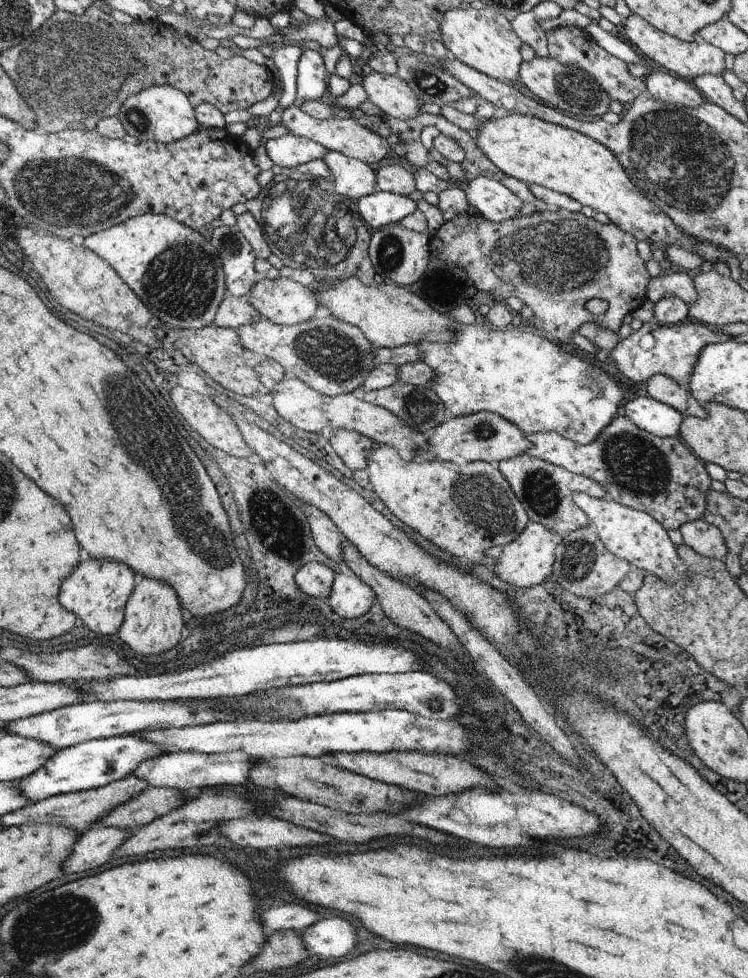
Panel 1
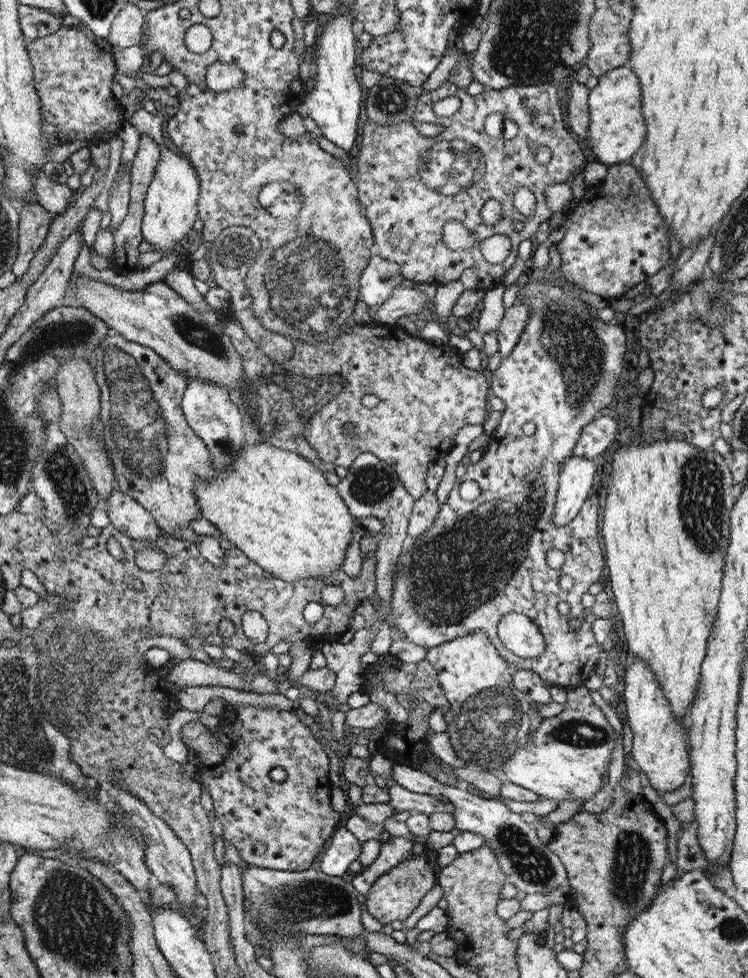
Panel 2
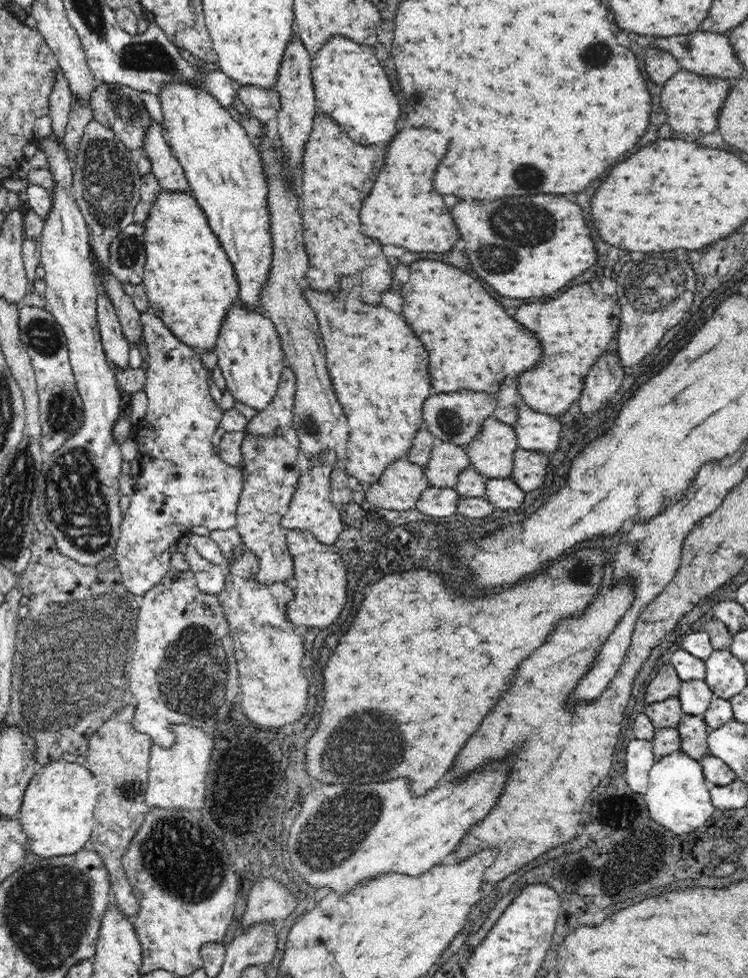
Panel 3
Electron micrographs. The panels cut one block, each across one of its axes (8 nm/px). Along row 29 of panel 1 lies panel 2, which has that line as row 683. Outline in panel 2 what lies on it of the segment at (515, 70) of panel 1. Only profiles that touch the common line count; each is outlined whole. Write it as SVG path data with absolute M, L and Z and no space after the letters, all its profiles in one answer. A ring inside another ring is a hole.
M471 632L467 636L454 638L450 642L444 642L441 646L427 649L426 658L438 674L438 680L447 700L450 710L444 714L448 728L449 739L456 754L465 761L465 765L478 766L484 772L500 773L502 763L528 741L530 732L530 699L520 692L513 684L513 670L508 667L496 647L491 644L484 632Z

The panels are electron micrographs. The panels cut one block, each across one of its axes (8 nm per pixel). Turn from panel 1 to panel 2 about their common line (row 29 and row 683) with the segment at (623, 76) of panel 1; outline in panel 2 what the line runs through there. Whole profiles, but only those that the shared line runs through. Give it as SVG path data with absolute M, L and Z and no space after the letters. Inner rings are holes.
M534 281L528 282L520 286L518 289L516 300L518 304L526 305L530 307L530 318L526 322L524 332L520 335L520 339L514 346L512 353L508 356L503 357L502 362L496 372L487 372L489 374L489 393L490 396L495 396L500 398L506 403L506 408L503 410L502 420L500 424L494 430L491 435L491 440L487 445L486 451L484 450L480 461L476 464L466 461L466 473L462 477L458 477L456 481L456 486L460 482L465 480L474 480L480 488L480 496L472 502L465 502L460 498L460 496L448 496L448 500L440 506L440 511L434 519L434 523L422 533L422 535L408 539L408 546L410 548L404 548L398 556L398 561L396 561L396 571L394 571L394 591L392 591L392 605L390 605L390 613L386 620L390 624L394 624L394 628L398 628L402 632L403 638L407 639L409 642L429 649L434 646L441 646L444 642L450 642L454 638L459 638L460 636L467 636L471 632L484 632L488 639L491 641L491 644L496 647L496 650L500 653L500 656L504 658L508 663L513 664L516 668L531 670L540 676L542 680L547 680L552 683L553 690L555 692L562 693L568 688L578 688L585 684L586 679L590 675L596 673L596 668L598 666L598 661L600 659L600 653L605 652L605 650L600 647L596 640L594 639L592 633L592 619L589 617L589 612L582 606L582 594L588 592L588 588L594 582L599 582L602 572L604 572L605 557L604 552L602 553L602 548L600 548L600 542L598 542L598 530L597 530L597 521L598 521L598 510L599 510L599 499L596 495L591 498L588 497L584 504L578 511L578 514L572 519L572 522L566 524L566 526L554 526L554 502L555 495L557 492L558 484L558 475L560 475L560 469L562 469L561 464L572 456L572 451L574 451L574 445L578 441L580 432L582 428L589 424L595 416L600 413L602 409L607 407L614 398L614 393L616 392L616 385L619 381L619 377L622 373L622 367L624 365L624 353L627 353L627 336L622 330L622 327L617 324L605 323L597 317L597 310L592 308L590 305L587 305L586 302L582 301L579 298L578 293L574 291L567 291L566 286L560 286L558 281L556 284L554 282L541 282ZM528 422L533 422L536 425L536 432L532 436L526 436L522 426L528 424ZM556 548L556 550L561 550L565 554L565 563L560 569L554 569L548 566L546 562L546 554L548 550ZM561 574L570 574L574 579L574 585L571 590L562 590L559 587L559 579ZM559 602L567 602L570 606L570 611L568 614L561 615L557 609ZM510 612L522 612L526 614L538 628L539 632L542 634L542 637L545 641L546 651L540 653L540 656L534 658L524 658L520 657L513 652L510 652L504 644L499 640L497 636L497 625L499 624L502 616L510 614ZM572 618L579 618L582 625L578 630L570 630L570 620Z

